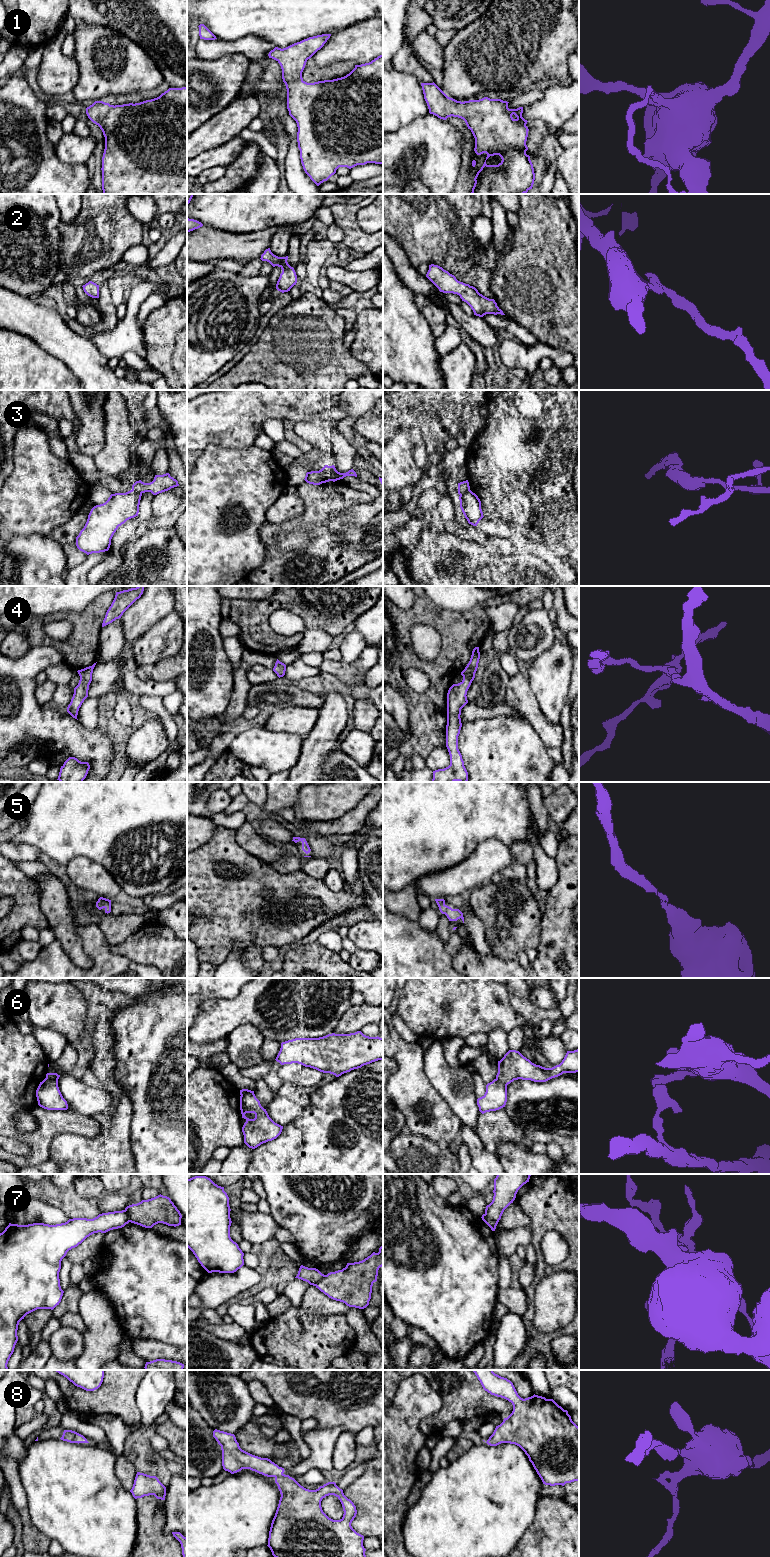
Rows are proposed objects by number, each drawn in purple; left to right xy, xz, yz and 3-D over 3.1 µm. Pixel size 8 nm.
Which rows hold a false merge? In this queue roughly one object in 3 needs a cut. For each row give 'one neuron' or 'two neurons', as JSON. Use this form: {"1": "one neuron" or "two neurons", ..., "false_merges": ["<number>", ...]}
{"1": "one neuron", "2": "one neuron", "3": "two neurons", "4": "one neuron", "5": "one neuron", "6": "two neurons", "7": "two neurons", "8": "one neuron", "false_merges": ["3", "6", "7"]}

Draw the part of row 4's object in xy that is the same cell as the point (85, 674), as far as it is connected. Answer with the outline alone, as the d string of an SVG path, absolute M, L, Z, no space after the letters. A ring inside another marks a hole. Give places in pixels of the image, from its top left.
M96 663L77 671L80 676L80 680L78 685L74 688L73 697L67 707L67 712L75 719L77 719L79 708L88 697L89 685L92 681L92 673Z

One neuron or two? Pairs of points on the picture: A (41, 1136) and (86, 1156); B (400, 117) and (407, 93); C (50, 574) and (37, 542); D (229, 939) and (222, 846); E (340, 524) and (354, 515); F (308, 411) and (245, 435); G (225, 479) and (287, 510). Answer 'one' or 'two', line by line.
A: two
B: one
C: one
D: one
E: two
F: one
G: two

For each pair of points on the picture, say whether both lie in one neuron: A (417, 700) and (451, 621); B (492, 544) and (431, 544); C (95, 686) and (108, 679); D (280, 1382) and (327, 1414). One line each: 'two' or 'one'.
A: one
B: two
C: one
D: one

